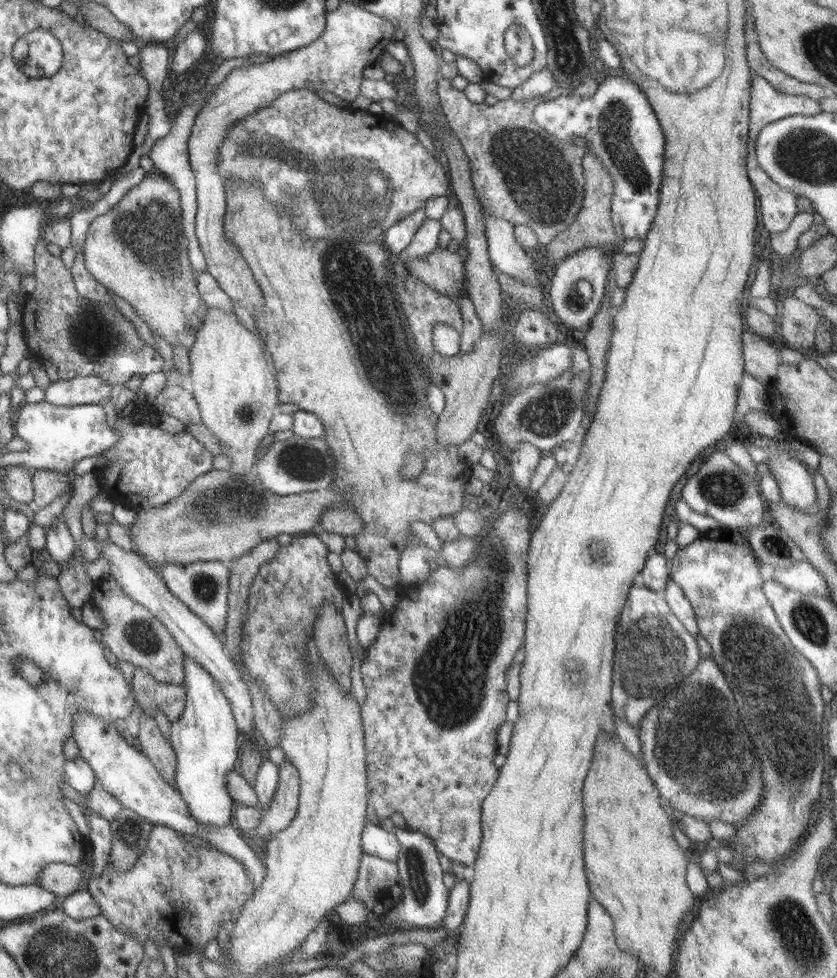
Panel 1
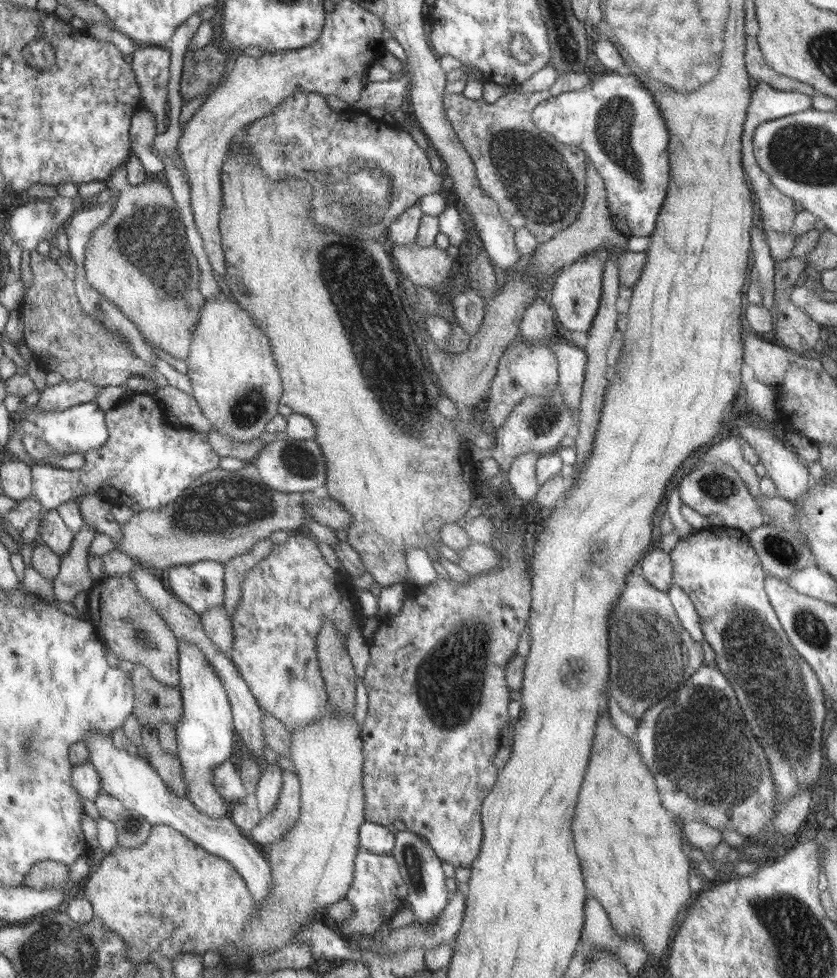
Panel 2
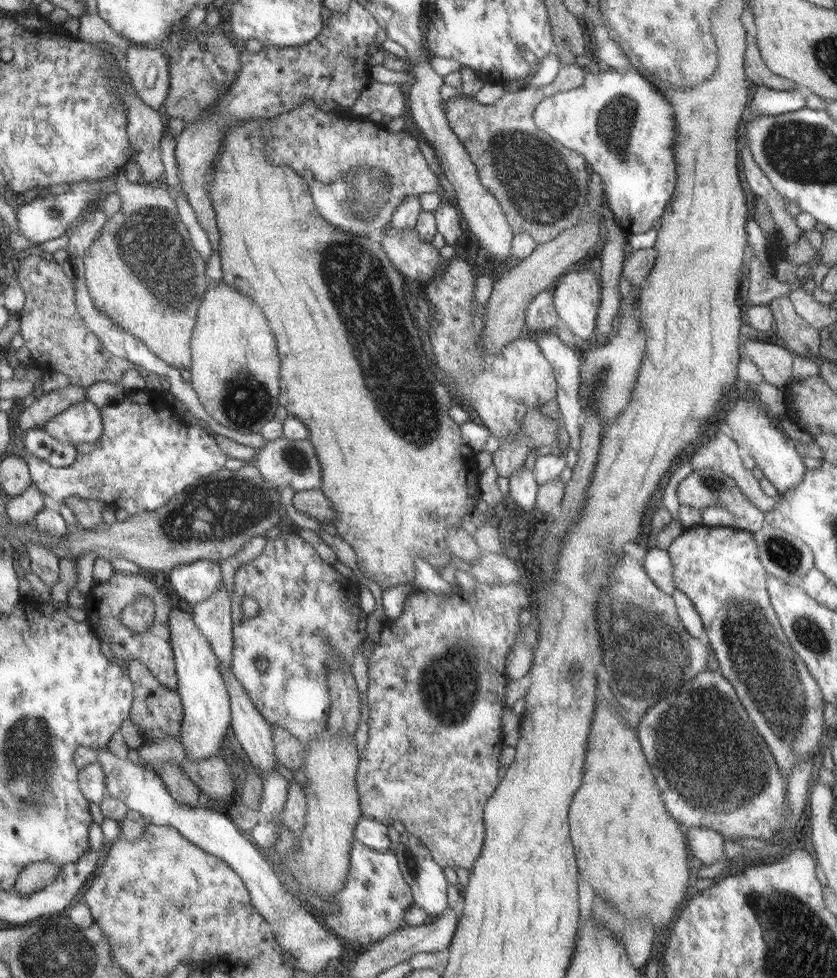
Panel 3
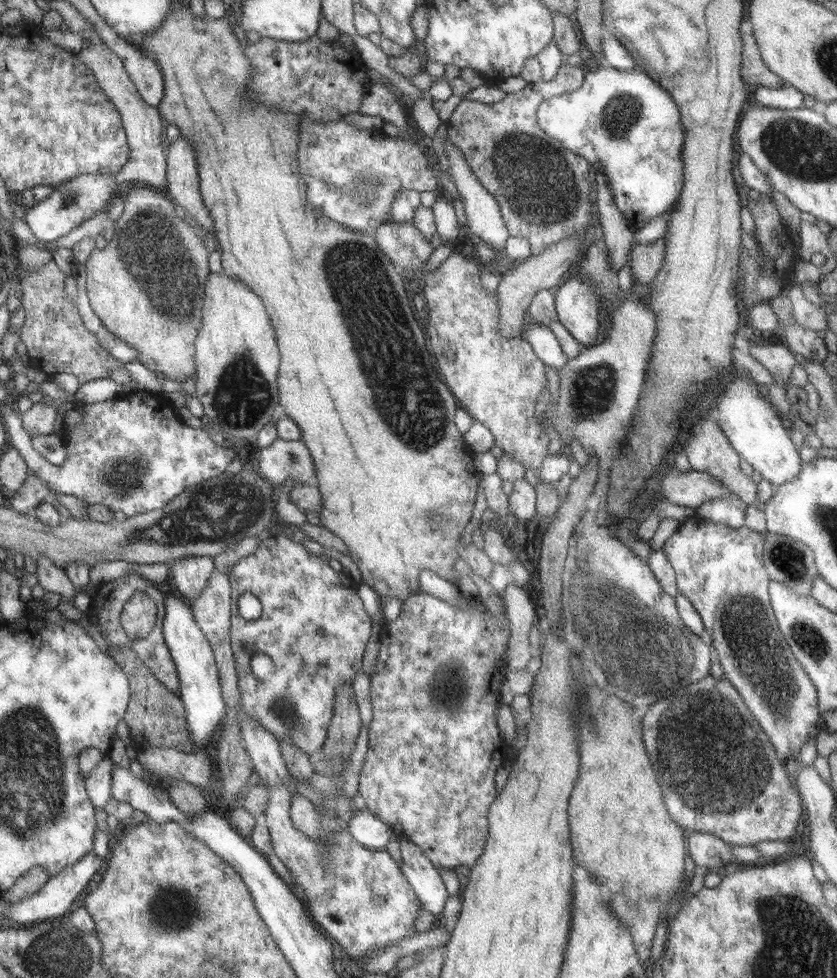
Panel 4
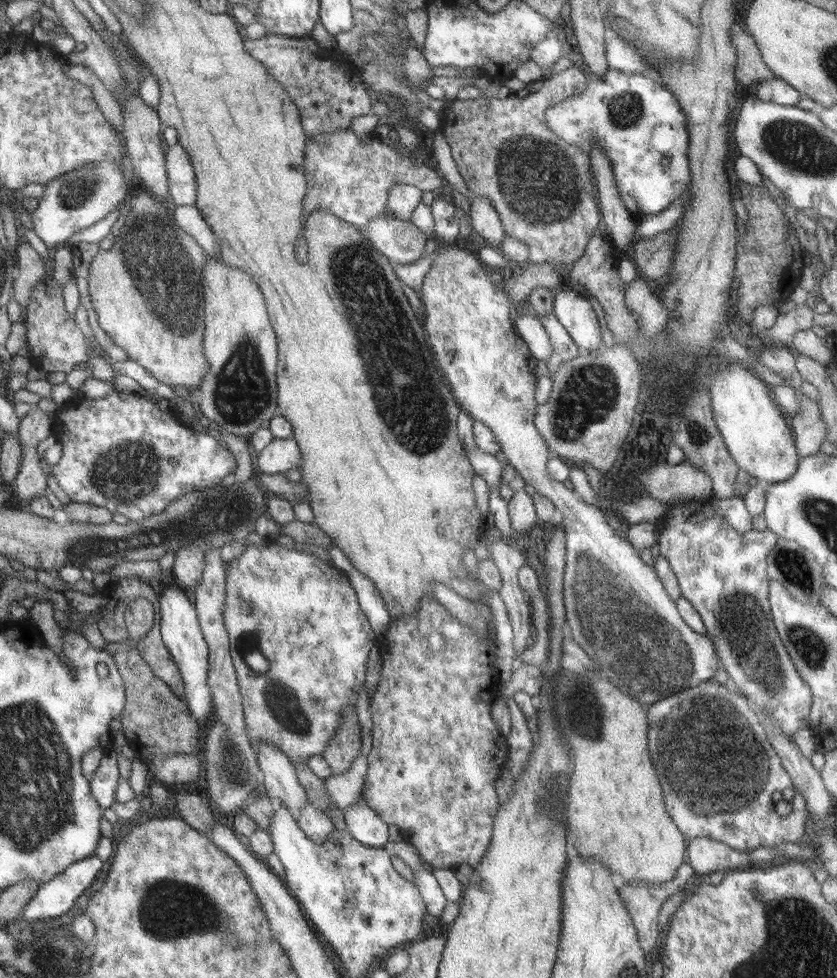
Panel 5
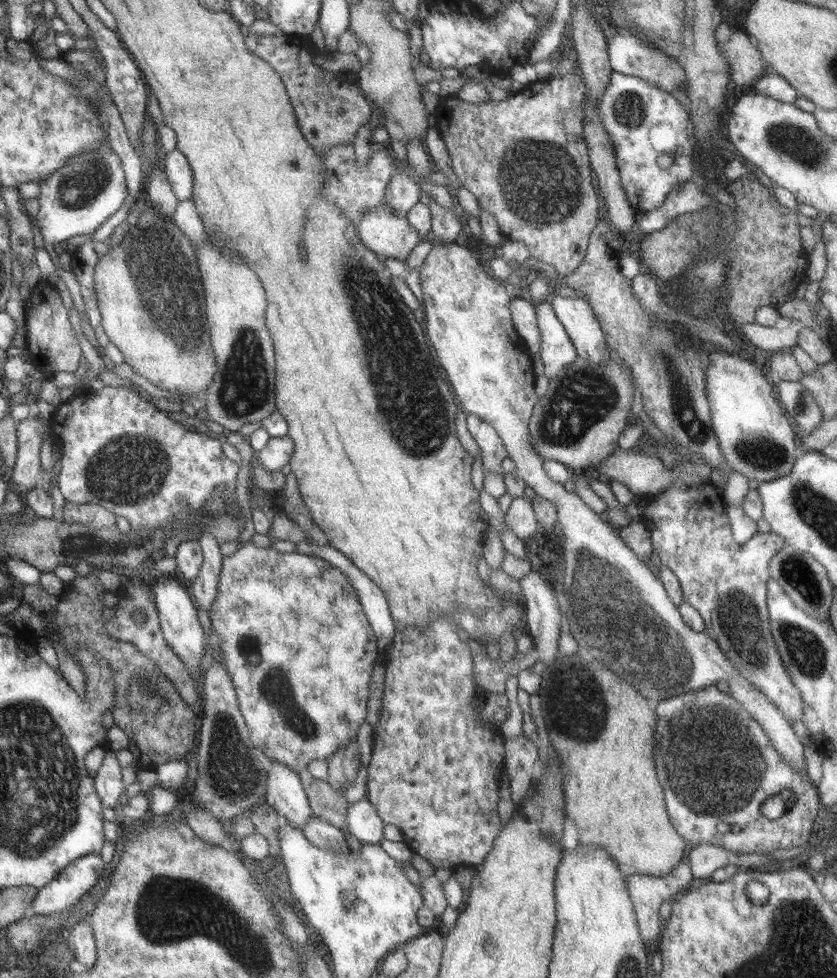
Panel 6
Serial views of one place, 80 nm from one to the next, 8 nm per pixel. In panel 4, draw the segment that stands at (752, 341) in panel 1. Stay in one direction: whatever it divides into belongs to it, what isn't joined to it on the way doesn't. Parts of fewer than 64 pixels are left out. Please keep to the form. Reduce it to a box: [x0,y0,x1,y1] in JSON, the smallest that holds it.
[749,345,799,385]

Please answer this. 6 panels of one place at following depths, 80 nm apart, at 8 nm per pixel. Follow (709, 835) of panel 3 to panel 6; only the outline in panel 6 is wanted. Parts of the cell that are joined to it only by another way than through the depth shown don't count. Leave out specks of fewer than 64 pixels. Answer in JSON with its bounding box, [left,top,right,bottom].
[688,843,734,878]

